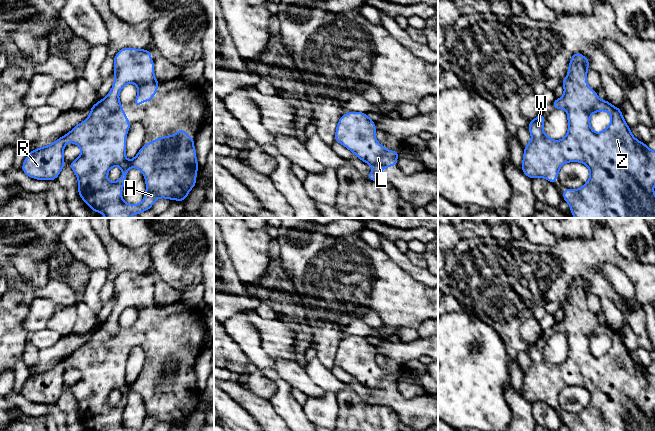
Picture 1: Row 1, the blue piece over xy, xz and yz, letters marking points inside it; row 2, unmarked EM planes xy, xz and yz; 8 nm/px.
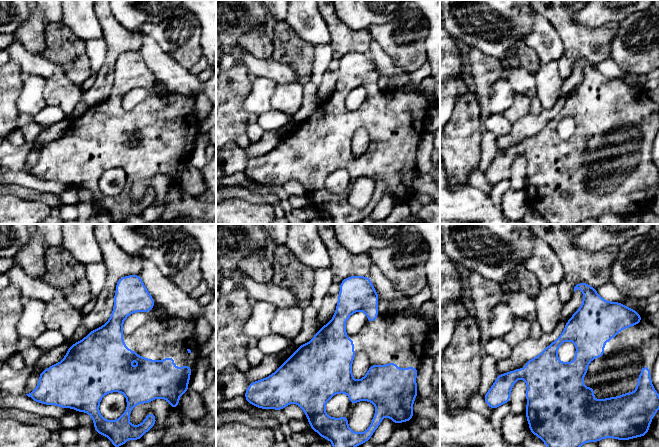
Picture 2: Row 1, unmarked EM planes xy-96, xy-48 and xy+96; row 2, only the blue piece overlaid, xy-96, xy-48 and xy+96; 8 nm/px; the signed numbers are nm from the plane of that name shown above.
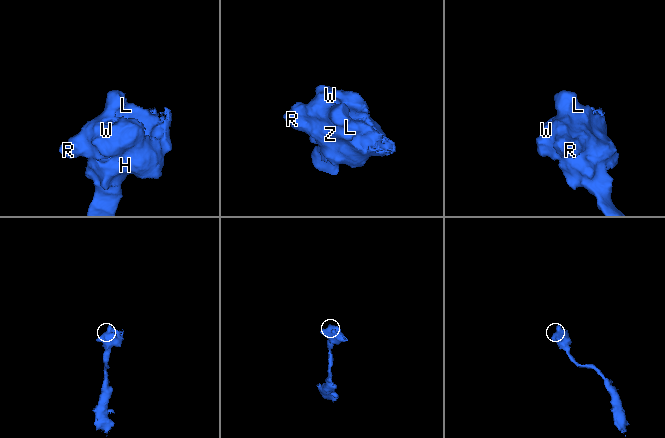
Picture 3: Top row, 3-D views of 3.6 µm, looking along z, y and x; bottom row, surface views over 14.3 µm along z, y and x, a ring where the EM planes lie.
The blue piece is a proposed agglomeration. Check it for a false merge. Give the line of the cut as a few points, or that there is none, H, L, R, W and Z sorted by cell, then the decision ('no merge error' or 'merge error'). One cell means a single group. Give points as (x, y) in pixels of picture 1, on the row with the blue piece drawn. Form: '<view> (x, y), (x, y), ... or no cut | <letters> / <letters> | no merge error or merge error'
no cut | H L R W Z | no merge error

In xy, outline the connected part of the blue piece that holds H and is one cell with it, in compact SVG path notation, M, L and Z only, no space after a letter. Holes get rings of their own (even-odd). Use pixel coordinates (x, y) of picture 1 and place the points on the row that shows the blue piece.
M136 48L119 50L114 57L114 84L107 96L99 99L100 102L91 107L88 118L77 124L69 133L51 145L31 150L21 170L33 179L56 180L65 165L63 159L65 145L71 142L81 148L80 156L70 163L78 179L77 192L93 212L102 213L105 218L129 218L131 215L150 210L158 198L184 202L188 193L196 186L196 172L199 169L193 137L187 136L184 129L179 129L171 136L146 142L131 161L128 161L125 156L126 136L131 123L124 114L119 93L125 85L133 83L138 87L138 95L133 106L137 107L145 101L150 102L158 91L159 84L154 75L154 65L149 50ZM113 166L119 166L122 170L122 176L116 182L107 179L108 172ZM130 167L139 169L145 178L146 192L140 204L128 204L122 199L122 189Z

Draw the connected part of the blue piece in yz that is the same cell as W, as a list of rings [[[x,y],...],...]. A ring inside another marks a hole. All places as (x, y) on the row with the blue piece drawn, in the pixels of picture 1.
[[[579,52],[572,55],[568,75],[561,84],[564,86],[564,95],[552,103],[554,109],[565,109],[568,118],[567,135],[559,140],[549,138],[543,129],[545,116],[541,113],[529,123],[528,130],[532,136],[531,141],[524,148],[522,172],[531,179],[542,177],[551,183],[558,179],[561,166],[568,162],[580,162],[590,170],[588,181],[580,189],[565,188],[563,199],[570,205],[571,214],[575,218],[655,218],[655,151],[638,141],[631,133],[625,122],[621,109],[614,107],[606,100],[600,100],[597,91],[587,84],[589,60]],[[607,111],[612,120],[602,132],[596,133],[590,126],[590,117],[593,113]]]

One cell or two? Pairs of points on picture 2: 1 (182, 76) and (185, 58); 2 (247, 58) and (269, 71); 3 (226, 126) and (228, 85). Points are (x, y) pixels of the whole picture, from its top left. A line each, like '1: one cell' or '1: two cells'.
1: two cells
2: one cell
3: one cell

